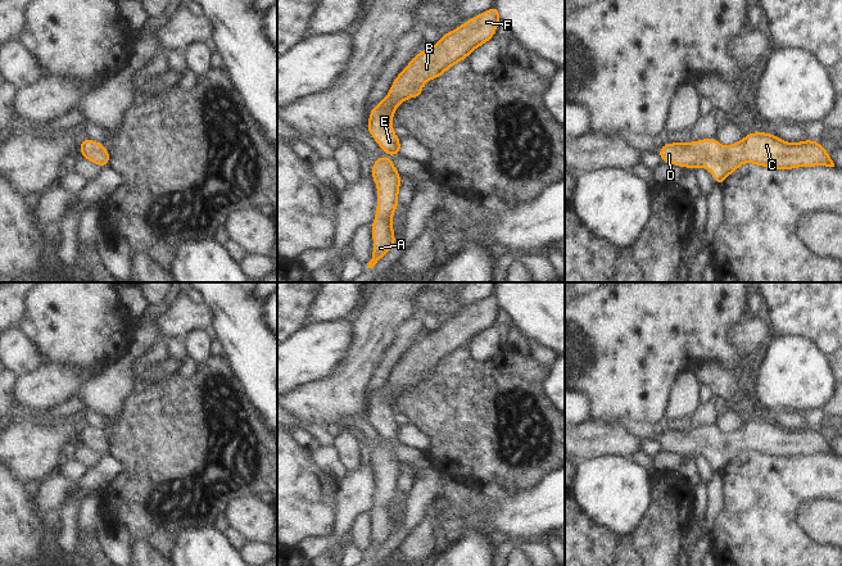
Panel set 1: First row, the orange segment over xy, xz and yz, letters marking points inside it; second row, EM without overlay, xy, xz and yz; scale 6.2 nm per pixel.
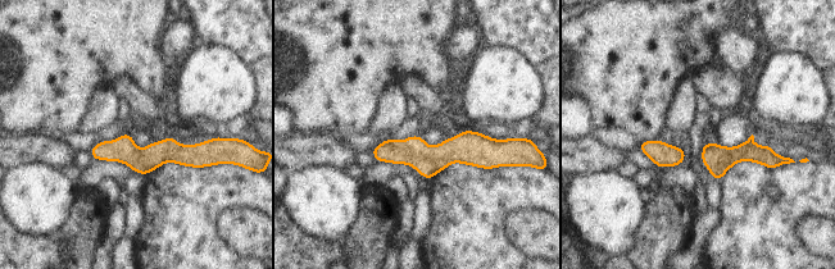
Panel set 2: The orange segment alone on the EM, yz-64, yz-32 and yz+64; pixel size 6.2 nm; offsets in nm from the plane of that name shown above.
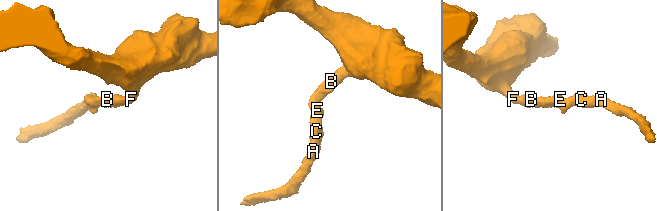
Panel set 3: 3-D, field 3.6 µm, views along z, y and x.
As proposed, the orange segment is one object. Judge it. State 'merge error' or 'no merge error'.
no merge error

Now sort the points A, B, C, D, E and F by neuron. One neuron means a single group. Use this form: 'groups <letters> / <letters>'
groups A B C D E F

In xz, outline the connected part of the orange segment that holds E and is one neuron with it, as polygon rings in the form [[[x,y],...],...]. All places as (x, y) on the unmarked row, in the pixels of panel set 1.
[[[493,293],[486,299],[467,307],[458,316],[443,321],[439,331],[420,339],[407,352],[395,364],[389,381],[371,395],[368,403],[366,417],[382,438],[393,443],[402,442],[400,426],[394,421],[394,413],[390,411],[395,395],[406,386],[424,382],[421,376],[424,371],[431,366],[440,366],[447,357],[490,329],[501,308],[498,295]]]

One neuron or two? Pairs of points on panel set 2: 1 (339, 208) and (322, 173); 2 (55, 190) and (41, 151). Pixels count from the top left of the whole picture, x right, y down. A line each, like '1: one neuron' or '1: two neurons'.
1: one neuron
2: two neurons

